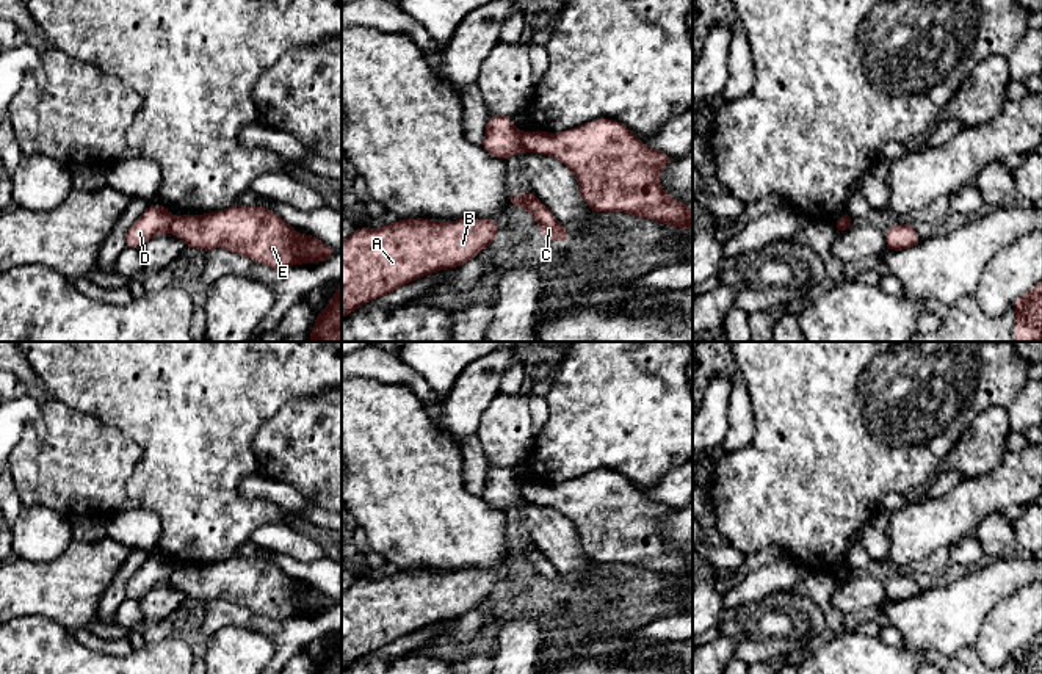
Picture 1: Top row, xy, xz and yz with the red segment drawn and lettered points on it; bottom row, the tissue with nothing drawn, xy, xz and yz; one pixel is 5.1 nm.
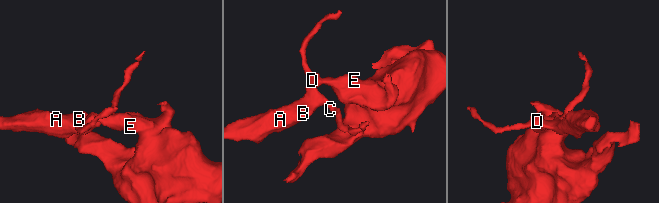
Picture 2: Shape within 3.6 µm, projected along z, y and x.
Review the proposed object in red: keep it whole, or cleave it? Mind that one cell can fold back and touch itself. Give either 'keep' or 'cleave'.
cleave

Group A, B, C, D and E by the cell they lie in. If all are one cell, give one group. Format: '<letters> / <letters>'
A B C D / E

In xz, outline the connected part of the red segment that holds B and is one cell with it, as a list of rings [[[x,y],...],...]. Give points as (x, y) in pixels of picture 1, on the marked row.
[[[396,219],[378,229],[357,227],[342,241],[342,320],[364,304],[439,270],[458,268],[492,245],[501,221]]]

